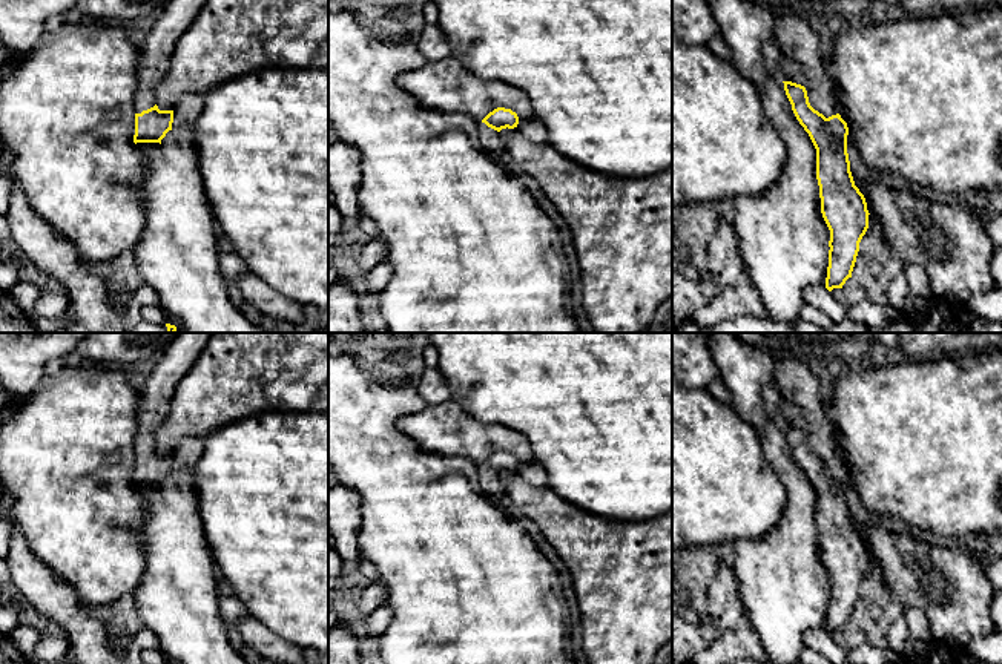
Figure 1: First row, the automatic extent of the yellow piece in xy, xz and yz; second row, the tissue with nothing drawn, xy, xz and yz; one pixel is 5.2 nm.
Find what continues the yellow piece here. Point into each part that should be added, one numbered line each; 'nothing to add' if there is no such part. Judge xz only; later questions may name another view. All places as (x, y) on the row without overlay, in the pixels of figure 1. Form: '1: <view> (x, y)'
1: xz (490, 483)

